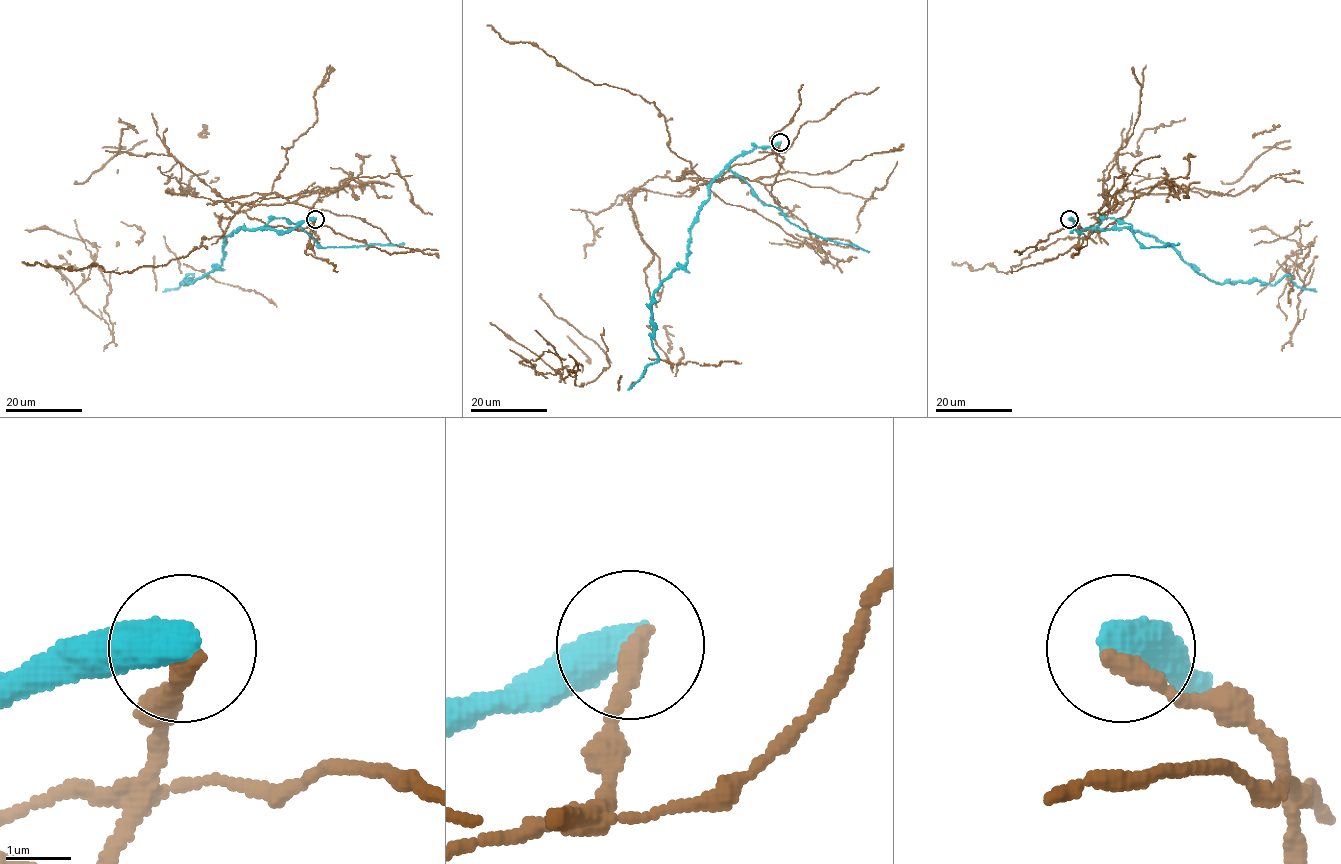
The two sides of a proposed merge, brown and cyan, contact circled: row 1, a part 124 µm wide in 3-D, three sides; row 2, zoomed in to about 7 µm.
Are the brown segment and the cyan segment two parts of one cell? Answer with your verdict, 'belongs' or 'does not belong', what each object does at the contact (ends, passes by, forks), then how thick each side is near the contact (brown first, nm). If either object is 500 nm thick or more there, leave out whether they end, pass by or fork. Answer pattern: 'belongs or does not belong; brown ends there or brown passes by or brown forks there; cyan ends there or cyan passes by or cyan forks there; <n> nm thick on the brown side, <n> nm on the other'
does not belong; 320 nm thick on the brown side, 600 nm on the other

